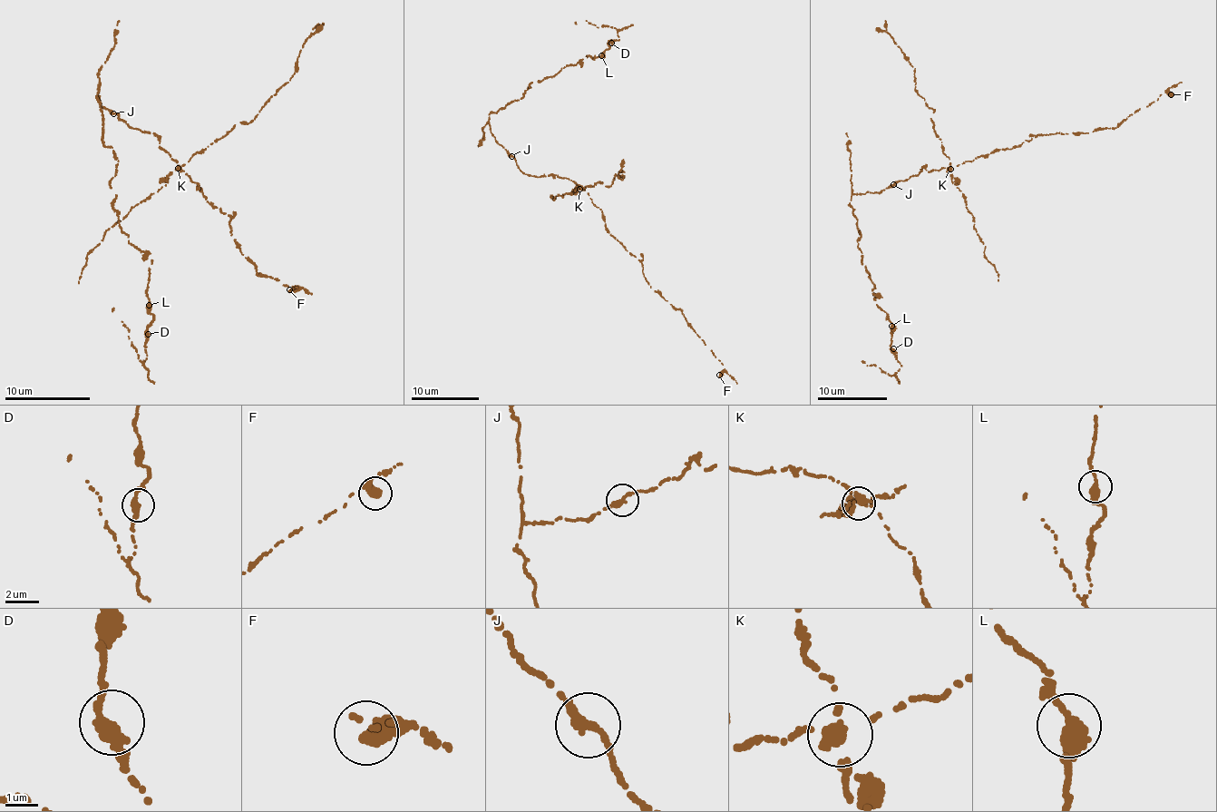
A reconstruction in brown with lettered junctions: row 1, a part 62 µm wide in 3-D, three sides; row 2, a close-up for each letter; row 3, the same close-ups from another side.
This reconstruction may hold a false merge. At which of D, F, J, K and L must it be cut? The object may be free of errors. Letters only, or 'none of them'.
K

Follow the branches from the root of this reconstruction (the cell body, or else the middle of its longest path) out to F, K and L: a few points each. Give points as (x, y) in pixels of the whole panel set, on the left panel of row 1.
F: (111, 112), (152, 133), (207, 201), (231, 218), (231, 236), (257, 275), (296, 286), (289, 289)
K: (111, 112), (130, 128), (152, 133), (160, 149), (177, 161), (178, 168)
L: (111, 112), (97, 90), (103, 142), (117, 159), (114, 211), (128, 241), (150, 260), (149, 305)

